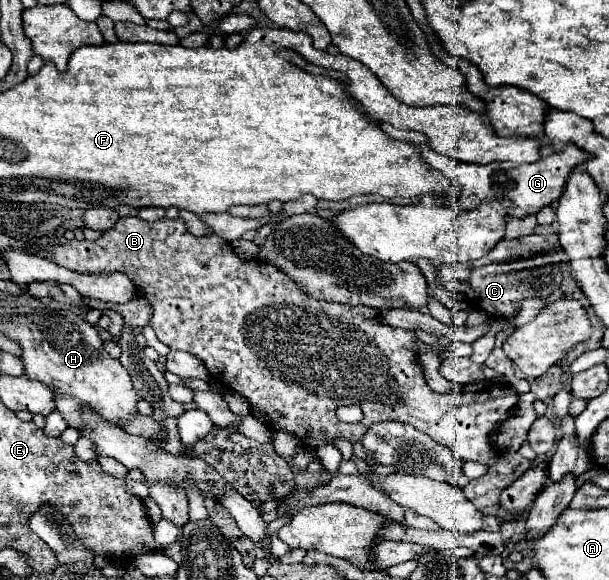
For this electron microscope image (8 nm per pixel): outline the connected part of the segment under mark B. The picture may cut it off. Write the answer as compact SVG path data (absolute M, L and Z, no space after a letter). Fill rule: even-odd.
M120 217L118 223L96 241L72 239L62 245L48 243L46 247L32 247L44 249L48 261L76 273L120 271L128 275L140 295L150 303L150 325L162 343L174 351L186 351L198 357L218 383L246 397L254 417L264 417L272 431L276 431L278 421L280 431L292 433L312 449L334 445L338 439L358 443L372 423L392 419L410 423L438 443L448 445L462 461L476 461L490 467L500 455L494 437L502 429L502 423L512 417L518 405L518 391L498 381L466 385L450 393L426 389L428 383L416 361L418 337L414 331L384 323L382 309L310 299L284 271L278 271L278 267L264 261L240 259L230 243L218 235L194 237L180 217L164 217L154 223L140 217ZM338 405L358 405L364 419L354 425L338 421Z

